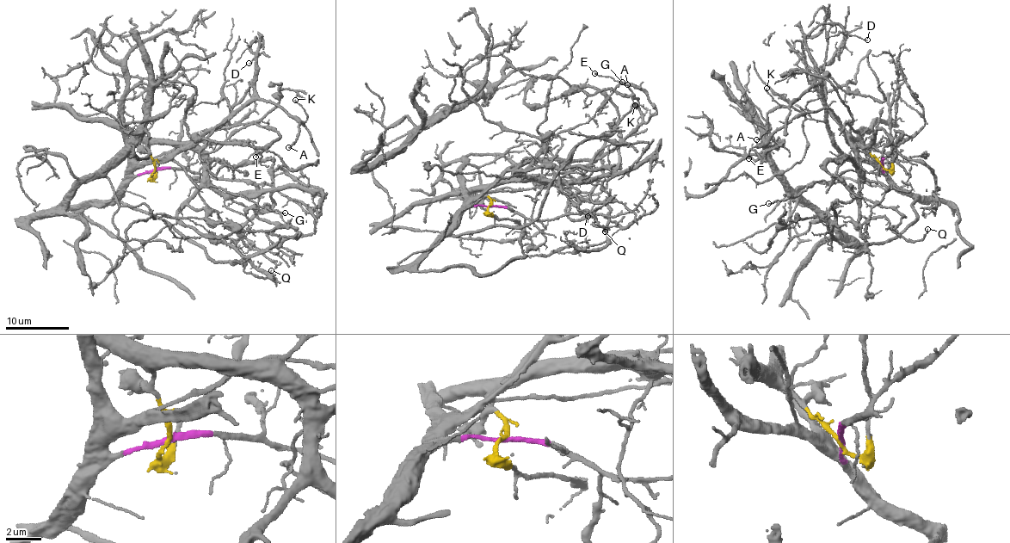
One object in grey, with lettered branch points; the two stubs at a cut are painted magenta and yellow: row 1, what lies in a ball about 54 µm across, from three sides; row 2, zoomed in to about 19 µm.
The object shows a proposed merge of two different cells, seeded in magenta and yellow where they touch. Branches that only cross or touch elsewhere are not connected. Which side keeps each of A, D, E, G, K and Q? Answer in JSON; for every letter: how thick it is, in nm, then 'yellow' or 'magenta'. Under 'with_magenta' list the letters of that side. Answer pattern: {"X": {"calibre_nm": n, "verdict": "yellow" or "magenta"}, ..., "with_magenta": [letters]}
{"A": {"calibre_nm": 140, "verdict": "magenta"}, "D": {"calibre_nm": 90, "verdict": "magenta"}, "E": {"calibre_nm": 130, "verdict": "magenta"}, "G": {"calibre_nm": 110, "verdict": "magenta"}, "K": {"calibre_nm": 130, "verdict": "magenta"}, "Q": {"calibre_nm": 120, "verdict": "yellow"}, "with_magenta": ["A", "D", "E", "G", "K"]}

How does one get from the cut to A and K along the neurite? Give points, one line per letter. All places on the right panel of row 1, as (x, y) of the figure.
A: (883, 163), (882, 171), (841, 151), (818, 84), (770, 112), (756, 139)
K: (883, 163), (882, 171), (847, 159), (829, 131), (820, 84), (787, 106), (774, 101), (766, 88)

